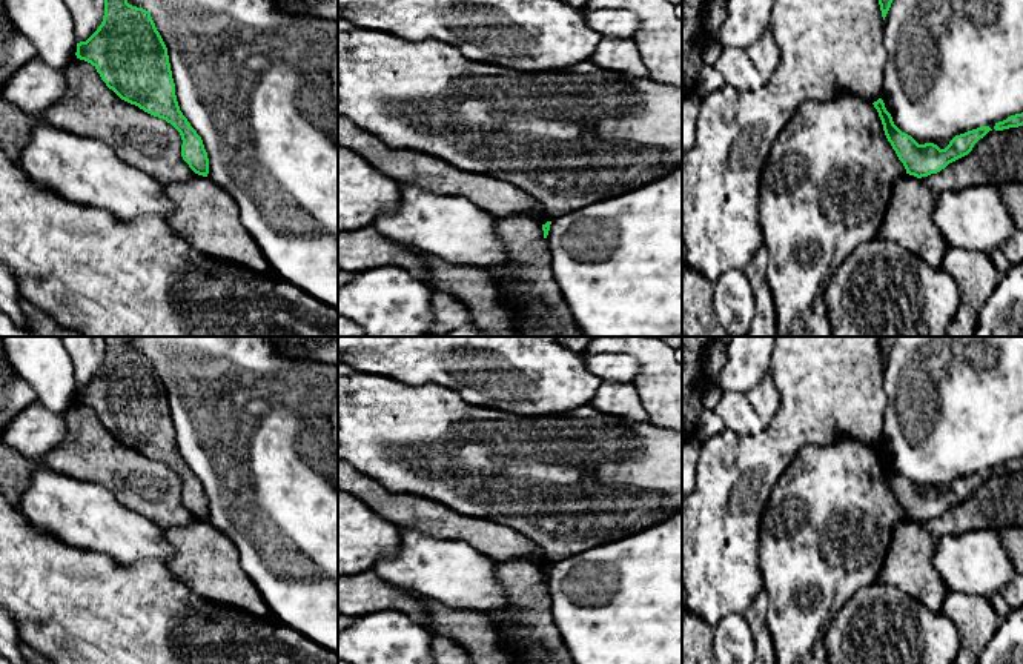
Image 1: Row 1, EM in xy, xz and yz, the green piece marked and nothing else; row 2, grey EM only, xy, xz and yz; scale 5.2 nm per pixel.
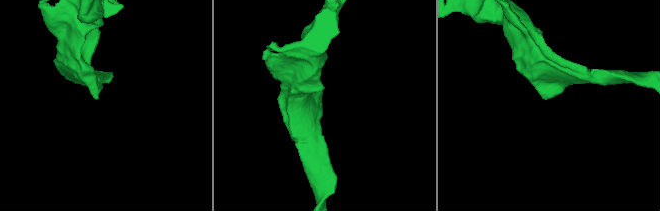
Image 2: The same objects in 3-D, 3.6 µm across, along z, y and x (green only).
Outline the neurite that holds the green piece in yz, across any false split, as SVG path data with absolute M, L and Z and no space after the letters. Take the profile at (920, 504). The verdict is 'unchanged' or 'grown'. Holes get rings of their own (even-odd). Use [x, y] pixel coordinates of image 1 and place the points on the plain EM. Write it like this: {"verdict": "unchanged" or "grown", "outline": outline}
{"verdict": "unchanged", "outline": "M882 443L872 447L879 456L885 480L903 507L906 518L917 523L937 518L949 507L968 500L974 489L983 483L989 470L982 470L965 478L955 480L945 493L934 487L919 489L911 480L902 476L892 466Z"}

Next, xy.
{"verdict": "unchanged", "outline": "M104 337L104 360L98 374L86 384L77 387L77 403L91 407L101 424L106 427L109 433L112 433L121 444L138 450L144 456L163 463L170 467L181 480L181 501L189 509L189 512L203 521L209 518L209 503L204 493L201 481L190 470L187 463L180 455L177 440L175 440L175 427L172 423L167 392L155 372L155 367L151 361L151 357L137 352L127 347L127 337Z"}

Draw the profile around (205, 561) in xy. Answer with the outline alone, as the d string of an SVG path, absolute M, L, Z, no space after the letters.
M195 518L187 526L163 532L174 547L174 556L166 566L183 586L217 604L260 618L275 618L258 587L241 569L235 546L209 521Z

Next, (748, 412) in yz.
M771 370L748 392L723 392L716 413L739 437L765 430L780 406Z

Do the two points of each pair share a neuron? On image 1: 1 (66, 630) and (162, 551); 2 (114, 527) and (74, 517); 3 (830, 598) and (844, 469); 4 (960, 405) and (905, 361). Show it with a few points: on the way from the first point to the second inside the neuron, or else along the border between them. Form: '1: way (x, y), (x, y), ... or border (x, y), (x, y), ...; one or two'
1: border (165, 561), (142, 558), (131, 564), (117, 563); two
2: way (105, 526), (89, 517), (83, 517); one
3: way (830, 566), (830, 517), (833, 501); one
4: way (946, 391), (931, 375), (919, 374); one

